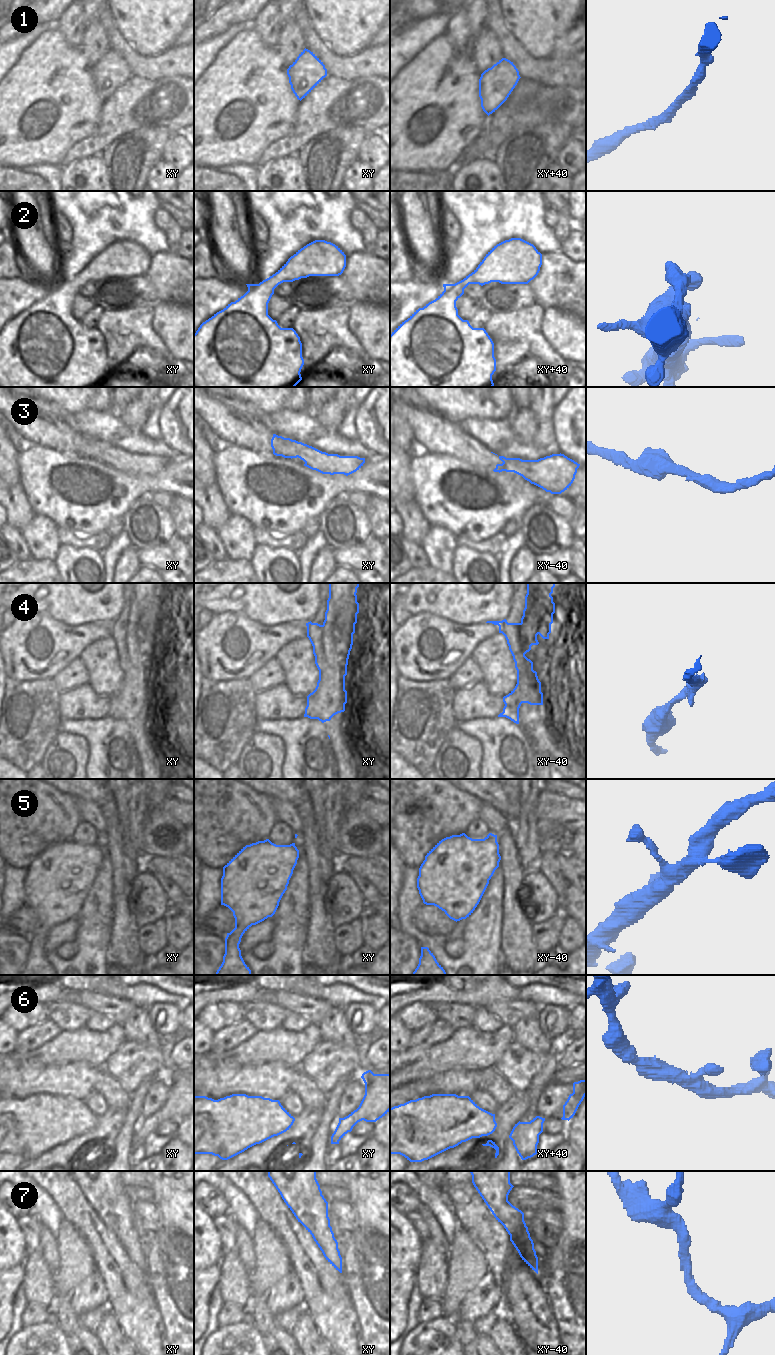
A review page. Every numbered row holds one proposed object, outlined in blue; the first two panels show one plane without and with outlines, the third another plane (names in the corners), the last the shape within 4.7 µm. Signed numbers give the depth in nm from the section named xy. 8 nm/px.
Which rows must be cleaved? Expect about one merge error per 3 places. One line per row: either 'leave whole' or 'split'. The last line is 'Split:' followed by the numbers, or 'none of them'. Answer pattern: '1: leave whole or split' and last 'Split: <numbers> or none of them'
1: split
2: leave whole
3: leave whole
4: split
5: leave whole
6: leave whole
7: leave whole
Split: 1, 4

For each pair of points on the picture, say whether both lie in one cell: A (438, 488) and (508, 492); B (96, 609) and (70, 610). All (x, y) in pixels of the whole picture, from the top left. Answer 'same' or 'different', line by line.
A: same
B: same

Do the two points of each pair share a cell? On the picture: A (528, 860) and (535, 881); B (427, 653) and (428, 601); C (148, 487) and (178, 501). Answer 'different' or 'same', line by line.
A: different
B: different
C: different

